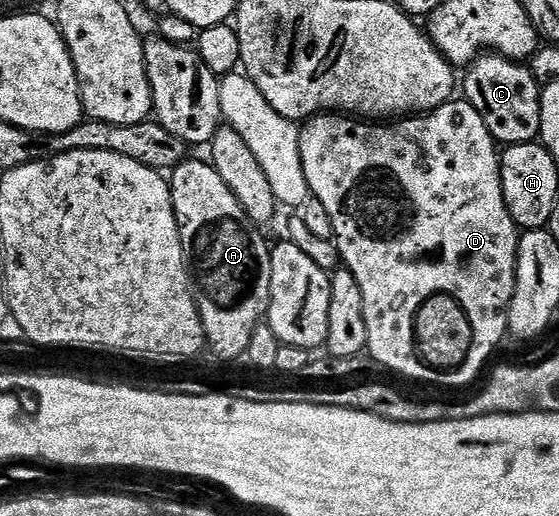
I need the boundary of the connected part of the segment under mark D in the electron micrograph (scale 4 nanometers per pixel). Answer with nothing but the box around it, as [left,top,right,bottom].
[299,99,519,385]

